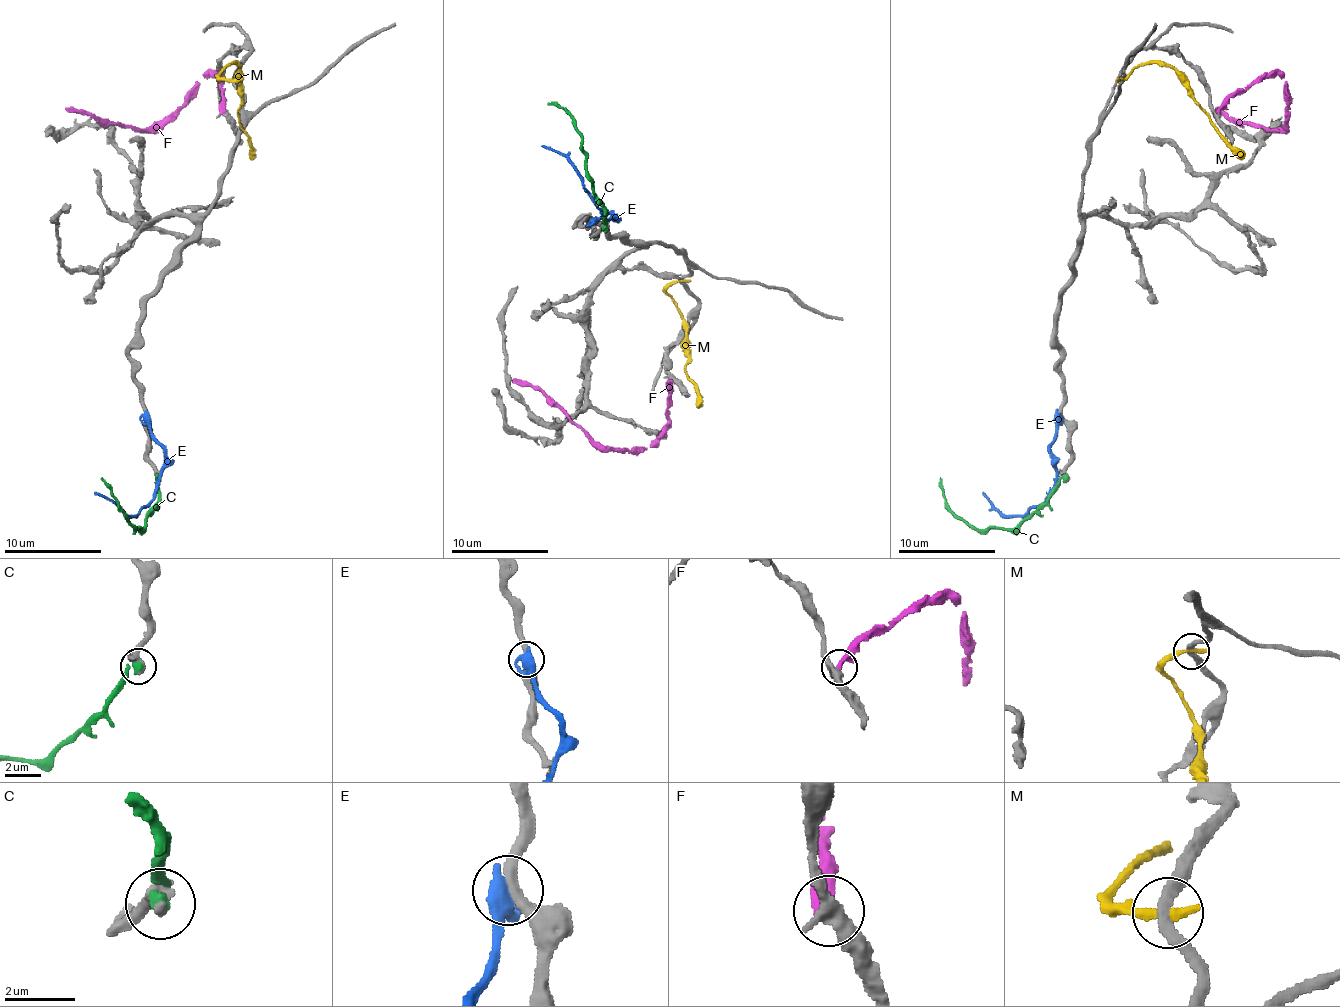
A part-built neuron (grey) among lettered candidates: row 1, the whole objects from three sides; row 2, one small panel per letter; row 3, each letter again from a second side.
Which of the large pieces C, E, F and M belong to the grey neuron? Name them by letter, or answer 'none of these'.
C

